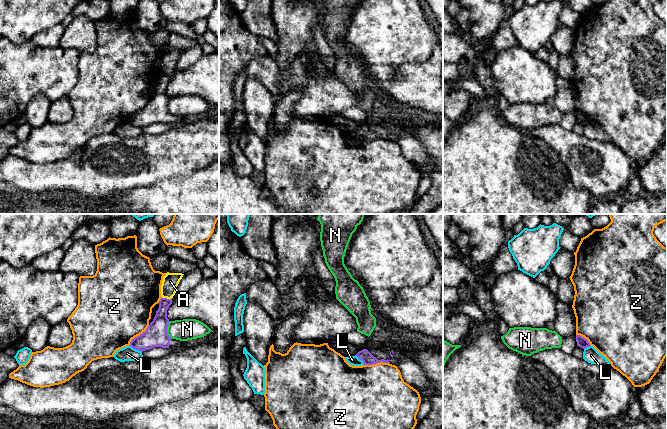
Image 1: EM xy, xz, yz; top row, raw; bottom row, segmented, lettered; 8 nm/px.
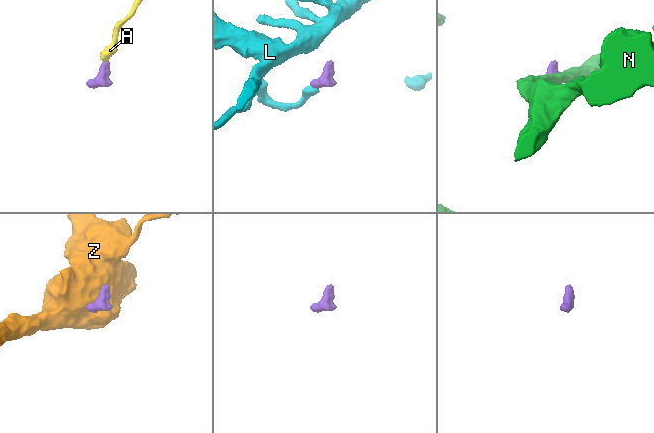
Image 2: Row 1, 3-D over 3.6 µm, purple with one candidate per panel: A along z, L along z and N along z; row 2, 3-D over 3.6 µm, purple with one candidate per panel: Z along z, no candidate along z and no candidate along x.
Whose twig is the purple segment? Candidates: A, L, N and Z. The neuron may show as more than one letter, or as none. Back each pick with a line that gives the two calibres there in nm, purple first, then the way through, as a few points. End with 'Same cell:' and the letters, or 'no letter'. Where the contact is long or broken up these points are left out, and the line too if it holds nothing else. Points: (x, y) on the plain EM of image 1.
Same cell: no letter

